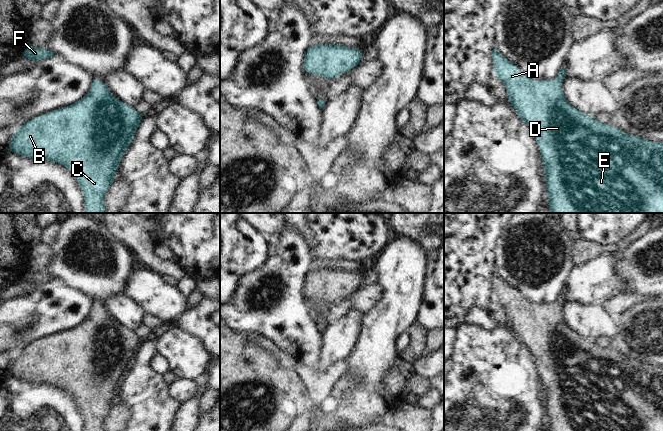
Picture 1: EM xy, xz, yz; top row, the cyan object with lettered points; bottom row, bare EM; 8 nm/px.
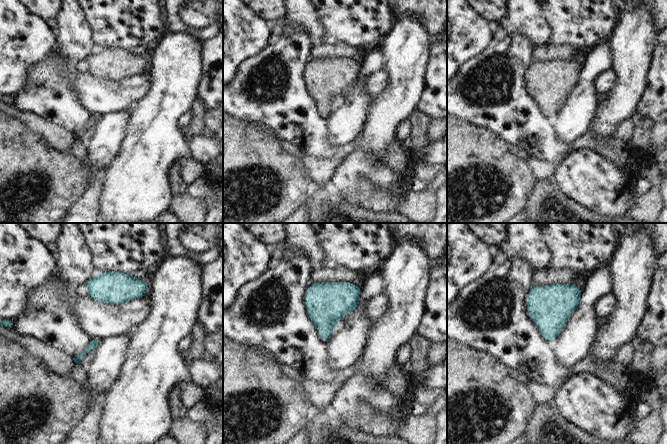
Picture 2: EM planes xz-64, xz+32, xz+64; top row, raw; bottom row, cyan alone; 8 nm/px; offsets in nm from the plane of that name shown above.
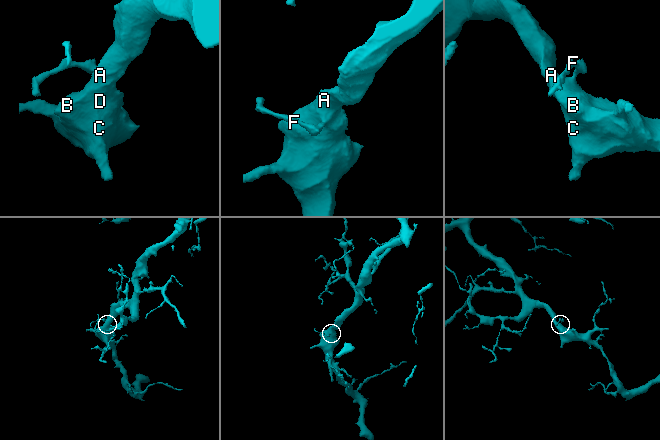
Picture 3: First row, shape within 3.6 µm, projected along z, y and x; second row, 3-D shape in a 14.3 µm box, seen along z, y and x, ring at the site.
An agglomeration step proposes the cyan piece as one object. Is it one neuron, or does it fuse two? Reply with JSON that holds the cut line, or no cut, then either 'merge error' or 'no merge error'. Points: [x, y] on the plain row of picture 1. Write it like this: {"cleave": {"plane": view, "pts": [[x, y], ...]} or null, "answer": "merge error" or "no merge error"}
{"cleave": null, "answer": "no merge error"}

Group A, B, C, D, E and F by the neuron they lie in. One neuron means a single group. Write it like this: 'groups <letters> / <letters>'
groups A B C D E F

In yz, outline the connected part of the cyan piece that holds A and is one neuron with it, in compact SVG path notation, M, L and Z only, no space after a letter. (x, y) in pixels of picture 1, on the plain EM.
M496 271L493 273L492 282L495 301L505 309L508 325L515 333L517 340L524 345L535 358L535 363L541 376L549 431L663 431L663 367L652 366L635 359L630 359L611 348L602 348L595 343L595 340L585 338L572 330L565 322L562 313L562 305L566 301L563 290L555 304L532 304L527 301L518 290L508 285L498 276Z

